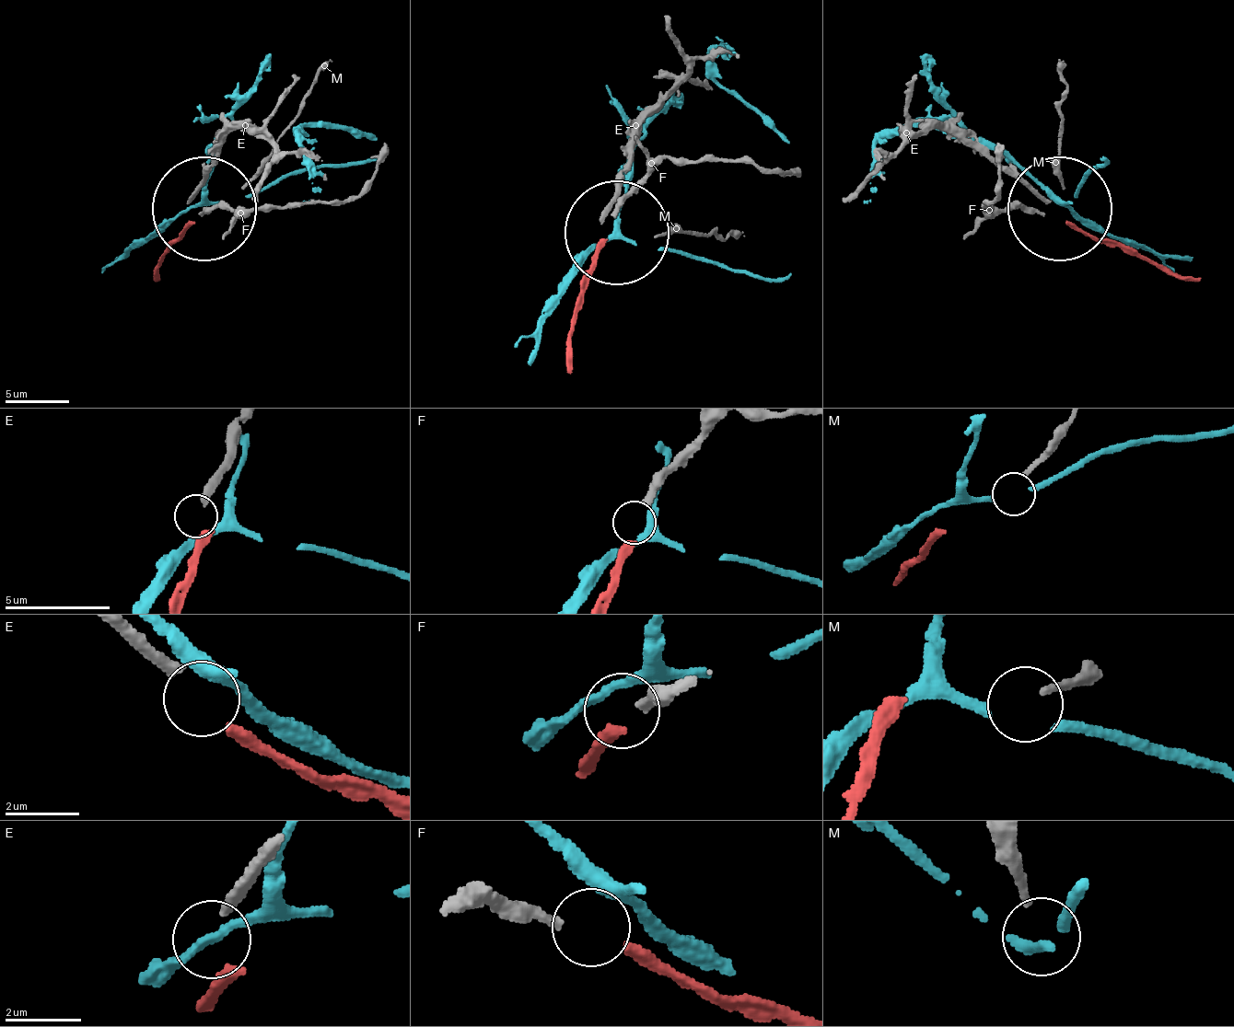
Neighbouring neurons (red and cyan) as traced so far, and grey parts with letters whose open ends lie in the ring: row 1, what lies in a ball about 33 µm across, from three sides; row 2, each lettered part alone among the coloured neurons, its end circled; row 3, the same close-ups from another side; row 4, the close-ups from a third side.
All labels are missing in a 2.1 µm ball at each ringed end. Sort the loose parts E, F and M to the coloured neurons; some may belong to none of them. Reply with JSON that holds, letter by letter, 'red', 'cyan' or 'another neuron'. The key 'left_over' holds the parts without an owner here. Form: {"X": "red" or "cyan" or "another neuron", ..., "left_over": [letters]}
{"E": "another neuron", "F": "red", "M": "another neuron", "left_over": ["E", "M"]}

